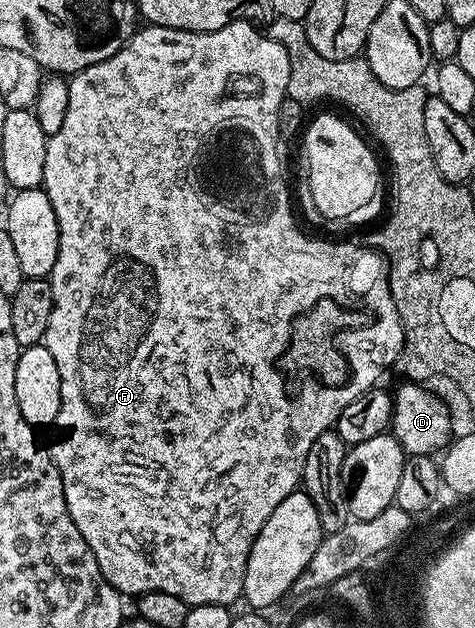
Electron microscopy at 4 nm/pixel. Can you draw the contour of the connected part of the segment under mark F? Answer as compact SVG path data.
M234 19L234 20L233 20L233 21L231 21L231 23L229 23L229 24L228 24L228 25L227 25L227 26L226 26L226 27L222 27L222 28L221 28L221 29L219 29L219 30L218 30L218 31L214 31L214 32L213 32L213 33L191 33L191 32L190 32L190 31L182 31L182 30L181 30L181 29L171 29L171 28L170 28L170 27L162 27L162 26L161 26L161 25L148 25L148 26L147 26L147 27L140 27L140 28L137 28L137 30L136 30L136 34L135 34L135 35L134 35L134 36L133 36L133 37L131 37L131 38L130 38L130 39L129 39L129 40L128 40L128 41L127 41L127 43L126 43L126 44L124 44L124 45L123 45L123 46L122 46L122 48L120 48L120 49L119 49L119 50L118 50L118 52L116 52L116 53L115 53L115 54L114 54L114 55L110 55L110 59L102 59L102 63L94 63L94 64L93 64L93 65L91 65L91 66L90 66L90 67L86 67L86 68L85 68L85 69L84 69L84 70L83 70L83 71L81 71L81 73L74 73L74 74L71 74L71 77L70 77L70 80L69 80L69 81L68 81L68 90L69 90L69 91L70 91L70 103L66 103L66 119L65 119L65 120L64 120L64 121L63 121L63 123L62 123L62 127L58 127L58 131L54 131L54 132L53 132L53 133L51 133L51 135L50 135L50 136L49 136L49 137L48 137L48 146L47 146L47 147L46 147L46 167L45 167L45 168L44 168L44 180L43 180L43 182L42 182L42 188L43 188L43 191L44 191L44 193L45 193L45 195L47 195L47 196L48 196L48 198L49 198L49 199L50 199L50 207L54 207L54 215L55 215L55 216L56 216L56 218L57 218L57 219L58 219L58 231L59 231L59 232L60 232L60 246L59 246L59 247L58 247L58 259L57 259L57 260L56 260L56 262L55 262L55 263L54 263L54 267L53 267L53 268L52 268L52 271L51 271L51 274L50 274L50 280L51 280L51 282L52 282L52 298L53 298L53 299L54 299L54 307L53 307L53 308L52 308L52 310L51 310L51 311L50 311L50 323L49 323L49 324L48 324L48 326L47 326L47 327L46 327L46 335L45 335L45 336L44 336L44 339L43 339L43 342L42 342L42 343L43 343L43 344L44 344L44 345L45 345L45 346L46 346L46 348L48 348L48 350L49 350L49 351L50 351L50 355L54 355L54 363L58 363L58 375L59 375L59 376L60 376L60 378L61 378L61 379L62 379L62 403L61 403L61 404L60 404L60 410L59 410L59 411L58 411L58 419L57 419L57 420L56 420L56 424L55 424L55 426L54 426L54 429L55 429L55 432L56 432L56 431L58 431L58 432L60 432L60 434L58 434L58 435L57 435L57 437L56 437L56 442L54 442L54 443L53 443L53 445L50 445L50 452L51 452L51 454L52 454L52 458L53 458L53 459L54 459L54 463L55 463L55 464L56 464L56 466L57 466L57 467L58 467L58 471L59 471L59 472L60 472L60 474L61 474L61 475L62 475L62 487L63 487L63 488L64 488L64 494L65 494L65 495L66 495L66 507L67 507L67 508L68 508L68 510L69 510L69 511L70 511L70 519L74 519L74 527L78 527L78 531L82 531L82 539L86 539L86 543L87 543L87 544L88 544L88 546L89 546L89 547L90 547L90 551L94 551L94 559L98 559L98 567L102 567L102 575L103 575L103 576L104 576L104 578L105 578L105 579L107 579L107 580L108 580L108 581L109 581L109 583L110 583L110 584L111 584L111 585L112 585L112 586L113 586L113 587L115 587L115 588L116 588L116 590L118 590L118 591L119 591L119 593L120 593L120 594L122 594L122 595L129 595L129 594L128 594L128 593L132 593L132 594L131 594L131 595L139 595L139 594L142 594L142 593L153 593L153 592L154 592L154 591L166 591L166 595L178 595L178 599L182 599L182 600L183 600L183 601L184 601L184 602L186 602L186 604L187 604L187 605L188 605L188 606L190 606L190 607L191 607L191 606L194 606L194 605L227 605L227 606L231 606L231 605L232 605L232 604L233 604L233 602L232 602L232 600L234 600L234 599L235 599L235 597L237 597L237 598L239 598L239 597L240 597L240 596L241 596L241 594L243 594L243 592L244 592L244 576L245 576L245 575L246 575L246 563L247 563L247 562L248 562L248 556L249 556L249 555L250 555L250 551L251 551L251 550L252 550L252 548L253 548L253 547L254 547L254 539L258 539L258 535L259 535L259 534L260 534L260 532L261 532L261 531L262 531L262 527L263 527L263 526L264 526L264 524L265 524L265 523L266 523L266 519L270 519L270 515L271 515L271 514L272 514L272 513L273 513L273 512L274 512L274 507L278 507L278 503L282 503L282 499L286 499L286 495L290 495L290 494L291 494L291 493L295 493L295 492L297 492L297 489L298 489L298 486L299 486L299 485L300 485L300 484L301 484L301 481L302 481L302 478L303 478L303 476L304 476L304 468L305 468L305 467L306 467L306 455L310 455L310 447L314 447L314 439L318 439L318 435L322 435L322 434L323 434L323 433L326 433L326 432L329 432L329 430L331 430L331 429L332 429L332 428L333 428L333 426L335 426L335 424L336 424L336 420L337 420L337 419L338 419L338 415L342 415L342 407L346 407L346 406L348 406L348 405L349 405L349 403L354 403L354 399L358 399L358 395L362 395L362 394L363 394L363 393L365 393L365 391L366 391L366 390L367 390L367 389L370 389L370 388L373 388L373 386L375 386L375 385L376 385L376 384L377 384L377 382L379 382L379 381L376 381L376 380L378 380L378 379L379 379L379 377L380 377L380 376L382 376L382 375L383 375L383 373L384 373L384 368L386 368L386 367L387 367L387 365L392 365L392 364L394 364L394 363L395 363L395 361L396 361L396 364L397 364L397 361L398 361L398 358L399 358L399 357L400 357L400 356L401 356L401 354L403 354L403 351L404 351L404 328L403 328L403 327L402 327L402 323L401 323L401 322L400 322L400 316L399 316L399 315L398 315L398 307L397 307L397 306L396 306L396 304L395 304L395 303L394 303L394 299L393 299L393 298L392 298L392 292L391 292L391 291L390 291L390 283L389 283L389 282L388 282L388 263L387 263L387 261L385 261L385 260L384 260L384 254L383 254L383 253L381 253L381 252L379 252L379 251L377 251L377 250L376 250L376 249L375 249L375 248L372 248L372 247L369 247L369 249L367 249L367 247L366 247L366 246L364 246L364 245L351 245L351 243L350 243L350 242L348 242L348 241L319 241L319 239L318 239L318 238L316 238L316 237L307 237L307 235L306 235L306 234L304 234L304 233L303 233L303 231L302 231L302 230L300 230L300 229L299 229L299 227L298 227L298 226L296 226L296 217L295 217L295 215L294 215L294 214L292 214L292 197L291 197L291 195L290 195L290 194L288 194L288 181L287 181L287 179L286 179L286 178L284 178L284 165L283 165L283 163L282 163L282 162L280 162L280 152L282 152L282 146L281 146L281 143L280 143L280 108L281 108L281 107L282 107L282 103L283 103L283 102L284 102L284 100L286 100L286 98L287 98L287 97L288 97L288 96L289 96L289 94L288 94L288 84L289 84L289 83L290 83L290 55L289 55L289 54L288 54L288 52L287 52L287 51L286 51L286 47L282 47L282 43L278 43L278 42L277 42L277 41L275 41L275 40L274 40L274 39L273 39L273 37L270 37L270 36L268 36L268 34L267 34L267 32L264 32L264 31L261 31L261 30L260 30L260 33L259 33L259 31L258 31L258 30L256 30L256 29L255 29L255 27L254 27L254 26L252 26L252 25L251 25L251 23L250 23L250 22L248 22L248 21L240 21L240 20L241 20L241 19Z

